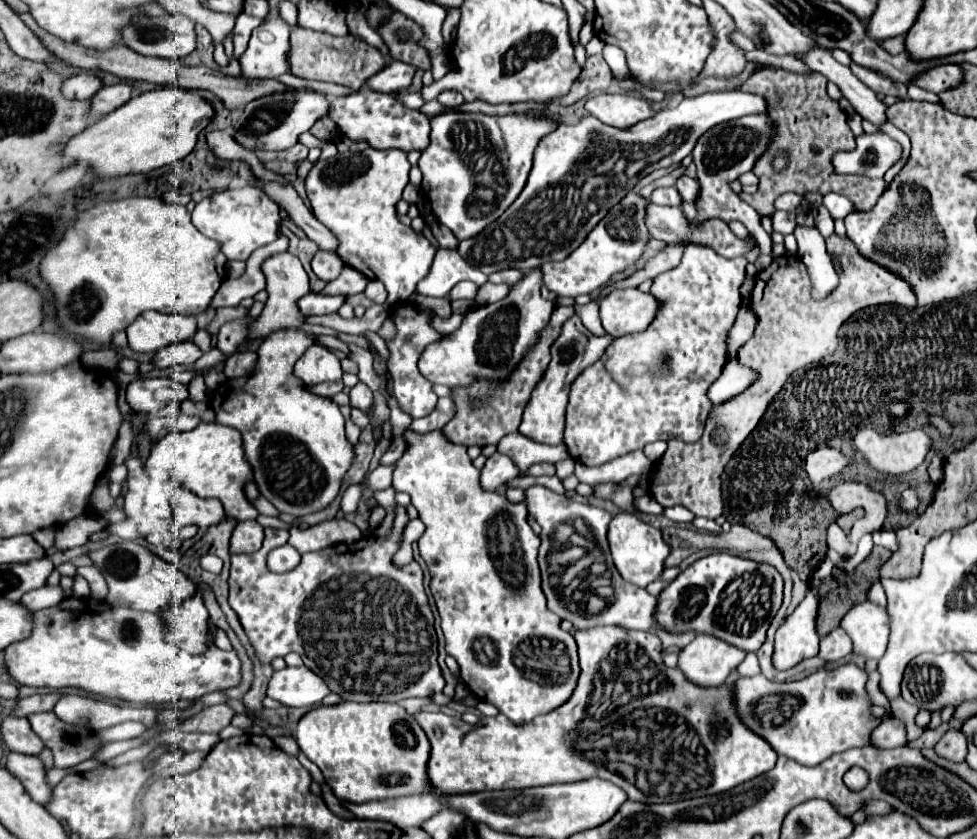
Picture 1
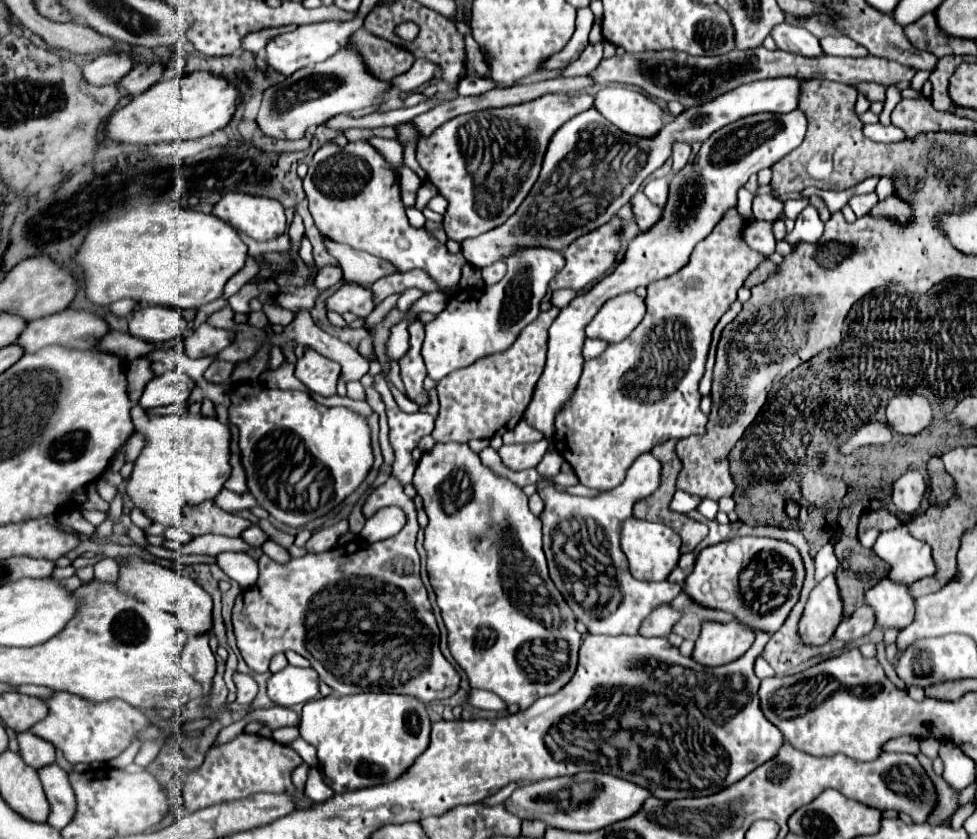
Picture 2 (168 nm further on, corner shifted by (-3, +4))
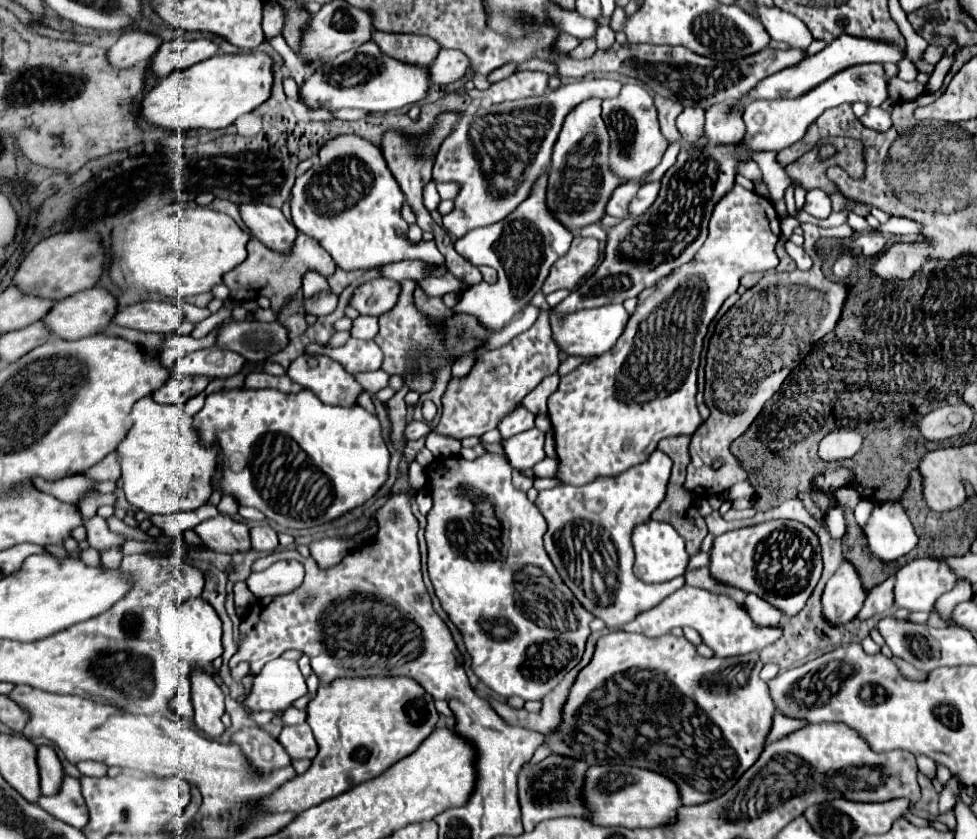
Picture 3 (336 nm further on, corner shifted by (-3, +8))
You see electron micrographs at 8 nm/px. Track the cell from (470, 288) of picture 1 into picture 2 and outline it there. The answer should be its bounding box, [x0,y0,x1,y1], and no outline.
[302,142,466,288]

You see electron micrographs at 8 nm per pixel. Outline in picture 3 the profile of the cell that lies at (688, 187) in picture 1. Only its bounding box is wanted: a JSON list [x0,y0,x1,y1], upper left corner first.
[654,96,682,142]

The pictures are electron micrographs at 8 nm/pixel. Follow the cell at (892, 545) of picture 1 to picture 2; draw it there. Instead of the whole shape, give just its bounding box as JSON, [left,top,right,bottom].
[872,526,936,582]

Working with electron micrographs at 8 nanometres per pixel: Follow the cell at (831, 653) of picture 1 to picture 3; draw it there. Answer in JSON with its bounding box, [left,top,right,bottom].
[858,578,894,620]

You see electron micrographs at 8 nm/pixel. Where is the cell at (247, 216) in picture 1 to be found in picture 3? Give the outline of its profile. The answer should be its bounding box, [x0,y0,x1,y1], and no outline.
[238,204,298,252]

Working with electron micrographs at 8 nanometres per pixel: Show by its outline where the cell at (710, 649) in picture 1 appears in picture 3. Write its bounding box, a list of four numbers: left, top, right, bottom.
[624,586,780,656]

